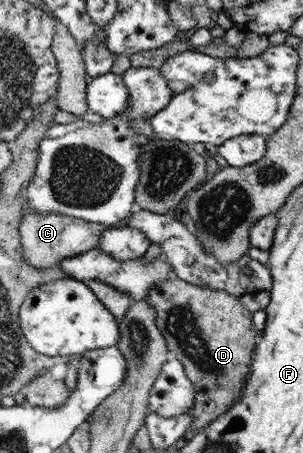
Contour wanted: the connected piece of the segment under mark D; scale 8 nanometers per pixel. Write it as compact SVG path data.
M178 279L161 281L157 286L150 287L147 301L156 311L156 324L166 340L169 355L182 363L186 376L194 385L195 404L192 409L194 418L189 429L202 430L218 416L230 411L230 407L234 407L234 403L238 403L240 396L243 396L247 380L251 375L252 355L260 335L253 325L253 313L243 305L242 299L234 295L197 287Z

